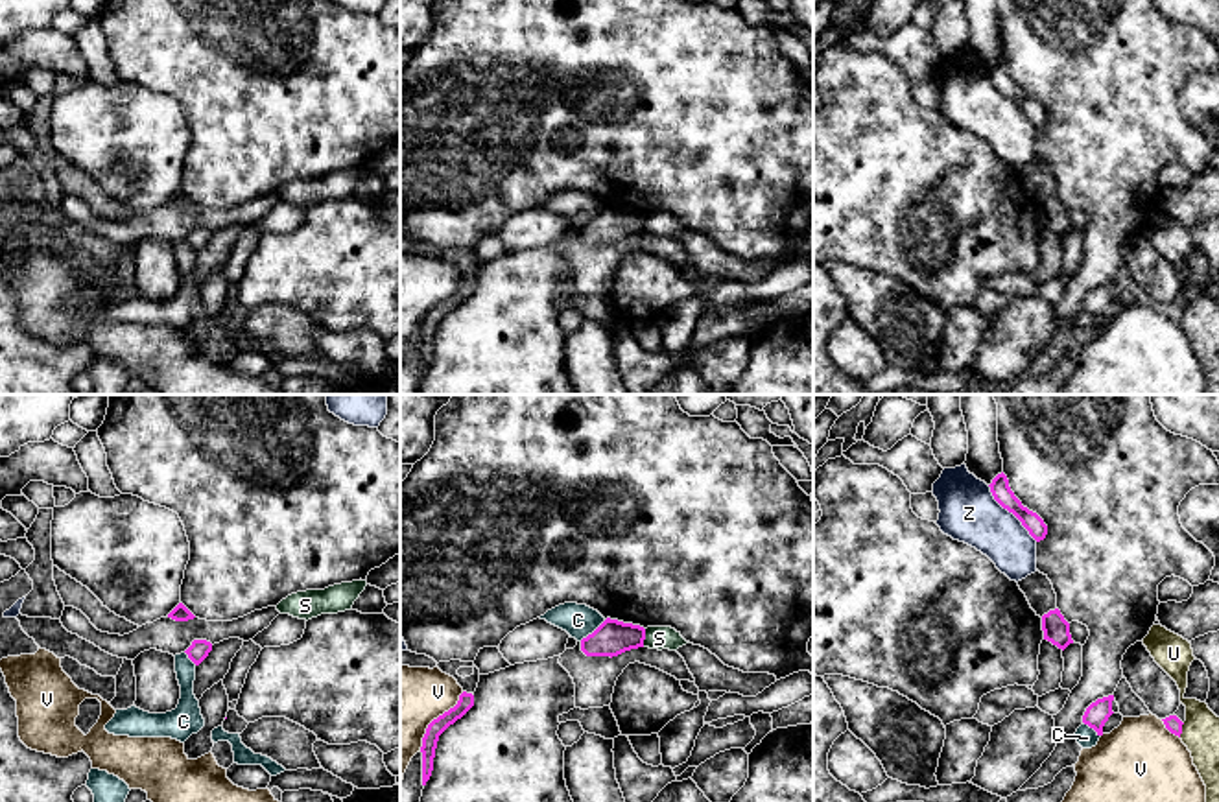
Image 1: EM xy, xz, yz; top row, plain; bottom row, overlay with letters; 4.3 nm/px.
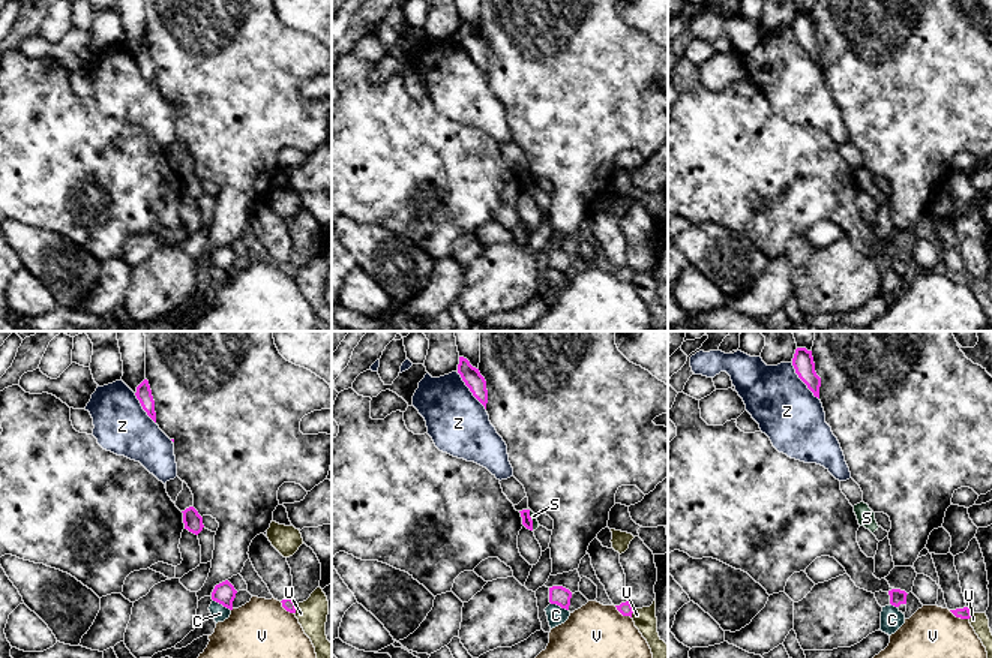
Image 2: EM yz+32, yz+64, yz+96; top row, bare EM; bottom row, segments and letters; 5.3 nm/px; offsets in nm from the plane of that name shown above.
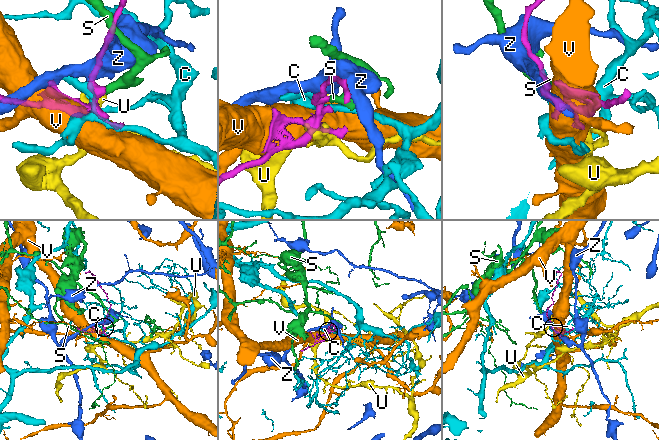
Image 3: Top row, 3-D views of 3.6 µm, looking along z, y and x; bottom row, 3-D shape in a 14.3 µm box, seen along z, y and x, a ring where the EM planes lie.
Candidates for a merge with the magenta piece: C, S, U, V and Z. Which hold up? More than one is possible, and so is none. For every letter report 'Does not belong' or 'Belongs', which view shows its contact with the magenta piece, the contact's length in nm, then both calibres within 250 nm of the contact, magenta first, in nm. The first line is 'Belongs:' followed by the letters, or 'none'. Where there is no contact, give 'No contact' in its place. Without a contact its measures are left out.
Belongs: none
C: Does not belong. Touches magenta in xz. Shared border 150 nm. Thickness 160 nm (magenta) against 140 nm
S: Does not belong. Touches magenta in xz. Shared border 80 nm. Thickness 160 nm (magenta) against 100 nm
U: Does not belong. Touches magenta in yz. Shared border 70 nm. Thickness 70 nm (magenta) against 160 nm
V: Does not belong. Touches magenta in xz. Shared border 320 nm. Thickness 70 nm (magenta) against 320 nm
Z: Does not belong. Touches magenta in yz. Shared border 340 nm. Thickness 90 nm (magenta) against 260 nm

